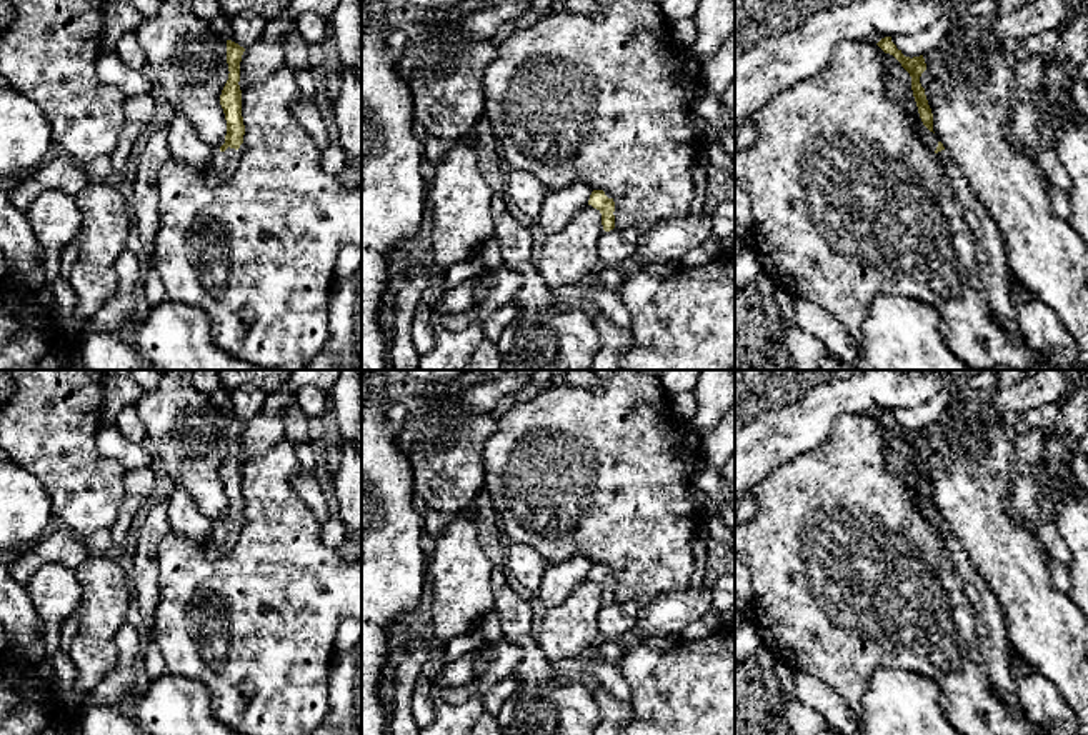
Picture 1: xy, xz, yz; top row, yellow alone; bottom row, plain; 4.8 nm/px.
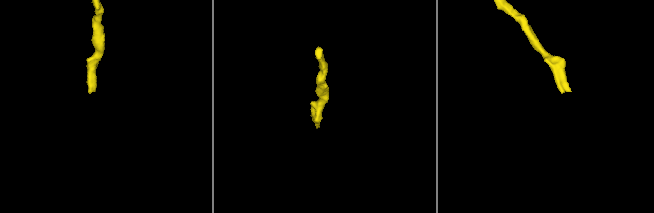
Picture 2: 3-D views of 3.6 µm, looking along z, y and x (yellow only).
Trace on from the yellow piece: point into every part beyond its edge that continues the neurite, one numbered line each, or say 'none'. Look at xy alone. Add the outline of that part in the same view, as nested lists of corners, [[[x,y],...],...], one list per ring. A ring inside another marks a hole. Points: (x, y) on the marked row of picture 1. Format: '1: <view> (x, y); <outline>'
1: xy (224, 164); [[[240,145],[238,150],[228,147],[225,152],[220,150],[215,152],[208,165],[208,172],[215,175],[218,180],[225,182],[237,172],[242,153],[243,153],[243,145]]]

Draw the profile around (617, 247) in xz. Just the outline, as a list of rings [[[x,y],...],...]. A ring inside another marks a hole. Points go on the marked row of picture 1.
[[[613,228],[610,232],[603,232],[596,253],[605,265],[626,265],[633,258],[641,233],[636,228]]]

